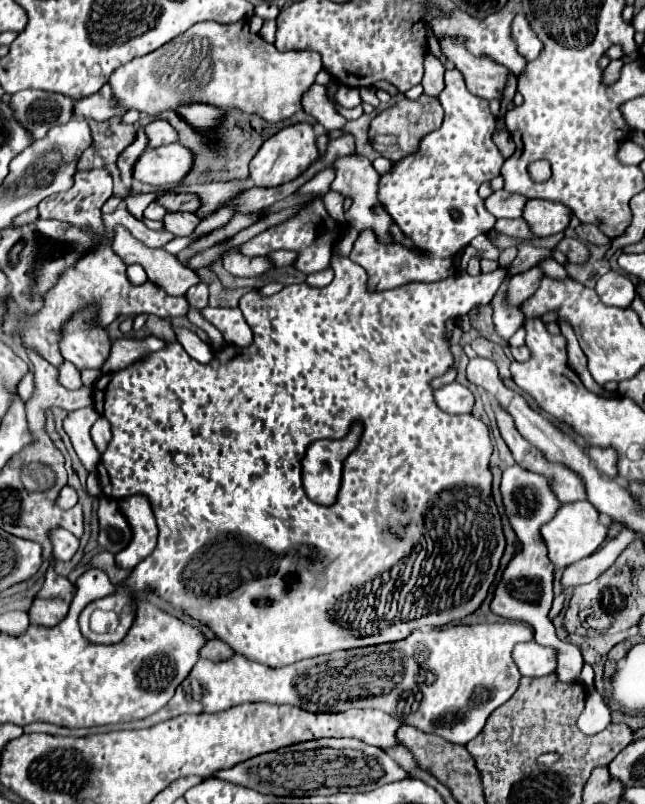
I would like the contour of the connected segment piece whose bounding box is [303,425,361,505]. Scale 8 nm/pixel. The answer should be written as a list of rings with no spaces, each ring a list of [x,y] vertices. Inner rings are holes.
[[[353,425],[345,439],[317,440],[309,446],[309,459],[303,461],[303,485],[309,499],[321,505],[333,505],[341,487],[343,459],[355,449],[359,435],[361,427]]]

